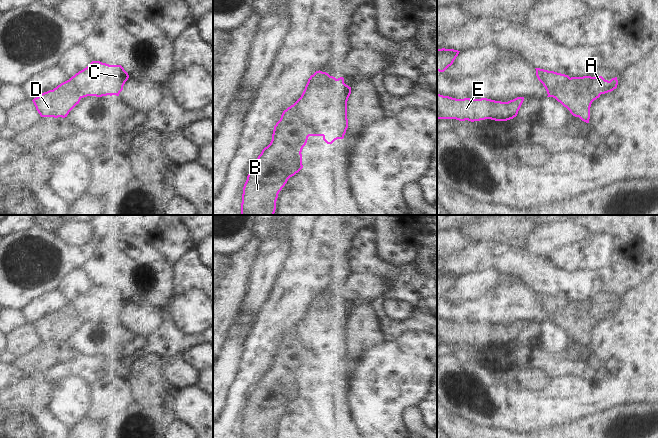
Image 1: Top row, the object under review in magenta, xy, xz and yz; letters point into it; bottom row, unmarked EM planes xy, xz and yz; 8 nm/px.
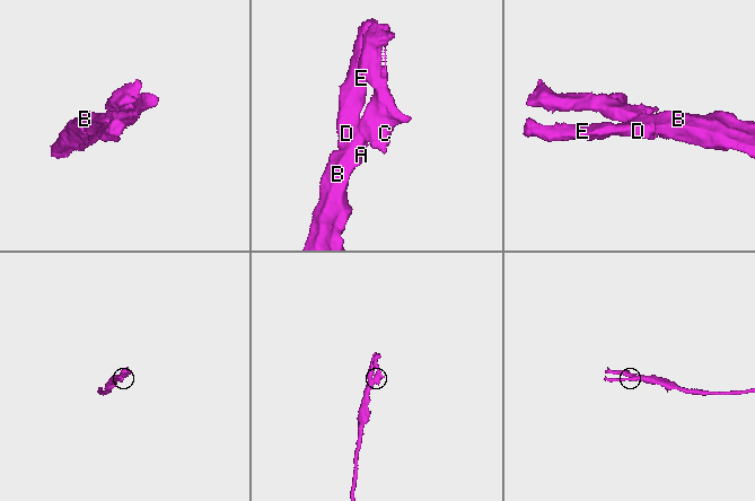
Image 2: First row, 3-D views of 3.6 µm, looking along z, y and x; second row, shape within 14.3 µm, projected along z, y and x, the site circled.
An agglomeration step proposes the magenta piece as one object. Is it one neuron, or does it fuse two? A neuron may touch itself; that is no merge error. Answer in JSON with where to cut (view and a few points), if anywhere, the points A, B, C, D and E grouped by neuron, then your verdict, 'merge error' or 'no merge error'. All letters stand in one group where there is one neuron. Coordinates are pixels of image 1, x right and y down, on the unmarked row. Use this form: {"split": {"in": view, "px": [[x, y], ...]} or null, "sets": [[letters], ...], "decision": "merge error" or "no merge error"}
{"split": {"in": "xz", "px": [[293, 328], [298, 341], [306, 349], [306, 356], [309, 359]]}, "sets": [["A", "B", "D", "E"], ["C"]], "decision": "merge error"}

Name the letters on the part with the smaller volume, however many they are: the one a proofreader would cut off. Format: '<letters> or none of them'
C

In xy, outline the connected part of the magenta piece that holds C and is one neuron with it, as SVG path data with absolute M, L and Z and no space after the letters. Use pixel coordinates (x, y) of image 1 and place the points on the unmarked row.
M92 285L70 302L81 322L87 320L119 320L129 299L121 289Z

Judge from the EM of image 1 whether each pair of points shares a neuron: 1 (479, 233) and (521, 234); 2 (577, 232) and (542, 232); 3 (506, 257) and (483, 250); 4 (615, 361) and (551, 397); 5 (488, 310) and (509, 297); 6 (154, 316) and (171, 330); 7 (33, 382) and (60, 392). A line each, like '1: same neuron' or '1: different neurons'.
1: same neuron
2: same neuron
3: same neuron
4: same neuron
5: same neuron
6: different neurons
7: different neurons

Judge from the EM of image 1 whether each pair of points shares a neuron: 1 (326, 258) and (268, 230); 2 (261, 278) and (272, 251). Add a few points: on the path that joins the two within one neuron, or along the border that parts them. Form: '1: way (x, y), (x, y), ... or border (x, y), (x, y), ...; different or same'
1: border (287, 233), (289, 242); different
2: way (264, 271), (269, 258); same

